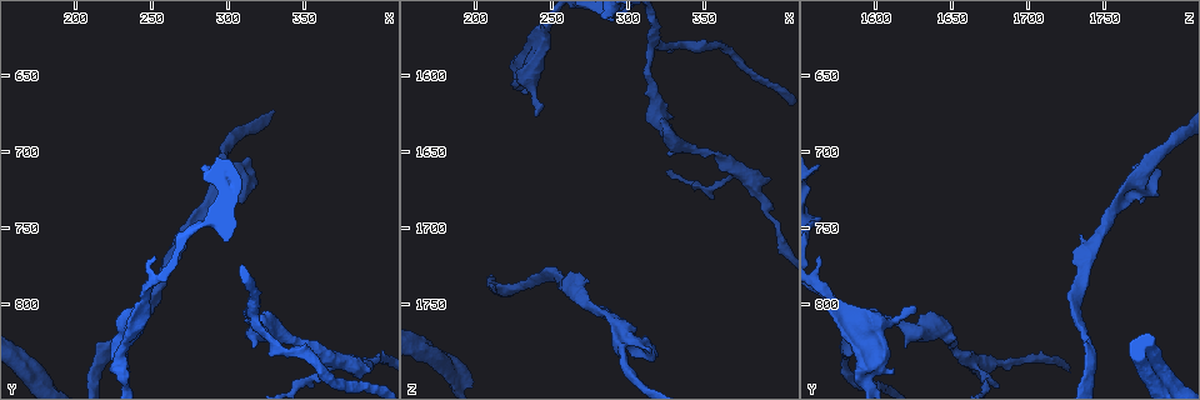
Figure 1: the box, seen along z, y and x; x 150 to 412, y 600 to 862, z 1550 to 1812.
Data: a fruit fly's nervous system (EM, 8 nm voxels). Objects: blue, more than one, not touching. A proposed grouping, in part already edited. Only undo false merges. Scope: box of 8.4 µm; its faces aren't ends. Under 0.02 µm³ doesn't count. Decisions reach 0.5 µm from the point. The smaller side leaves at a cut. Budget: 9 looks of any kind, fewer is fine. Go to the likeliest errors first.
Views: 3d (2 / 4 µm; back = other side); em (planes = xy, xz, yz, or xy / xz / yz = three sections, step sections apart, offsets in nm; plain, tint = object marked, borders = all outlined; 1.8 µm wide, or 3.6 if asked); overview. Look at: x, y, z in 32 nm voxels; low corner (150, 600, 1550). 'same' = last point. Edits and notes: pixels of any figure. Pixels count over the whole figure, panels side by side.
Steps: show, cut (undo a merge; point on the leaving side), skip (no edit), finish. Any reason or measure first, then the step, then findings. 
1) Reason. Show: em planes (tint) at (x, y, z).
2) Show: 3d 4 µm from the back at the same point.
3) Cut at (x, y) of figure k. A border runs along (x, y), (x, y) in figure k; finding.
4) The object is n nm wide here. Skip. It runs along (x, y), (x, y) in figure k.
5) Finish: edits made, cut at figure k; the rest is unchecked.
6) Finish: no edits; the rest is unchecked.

Show: em planes (tint) at (298, 720, 1770).

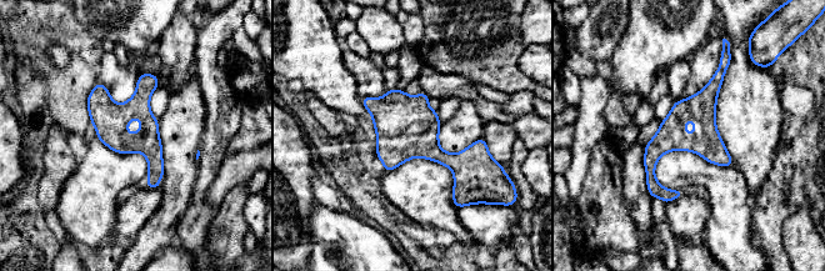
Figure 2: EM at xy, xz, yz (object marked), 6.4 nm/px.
Skip. Continuous, no second neuron.

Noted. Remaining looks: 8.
Show: 3d 2 µm at (372, 838, 1664).

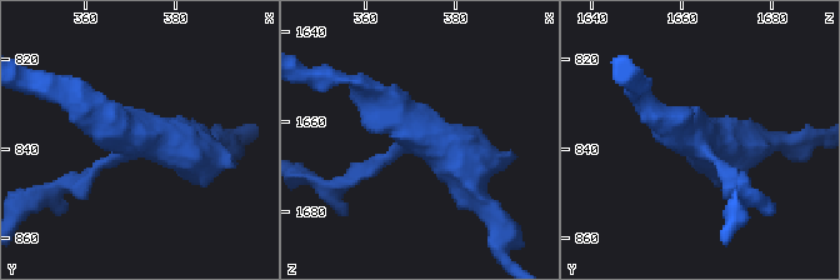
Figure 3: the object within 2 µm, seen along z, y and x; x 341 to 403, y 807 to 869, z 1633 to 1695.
3 arms meet here; shape alone is not enough. Show: em 3.6 µm planes (tint) at (373, 836, 1663).

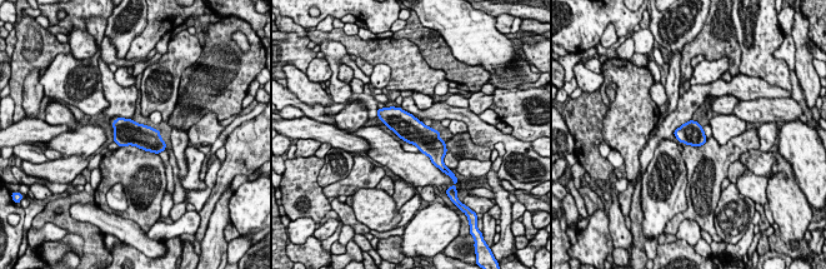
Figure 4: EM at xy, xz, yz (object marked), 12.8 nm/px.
Skip. Continuous, no second neuron.

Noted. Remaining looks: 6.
Three-way junction. Show: 3d 2 µm at (314, 806, 1580).

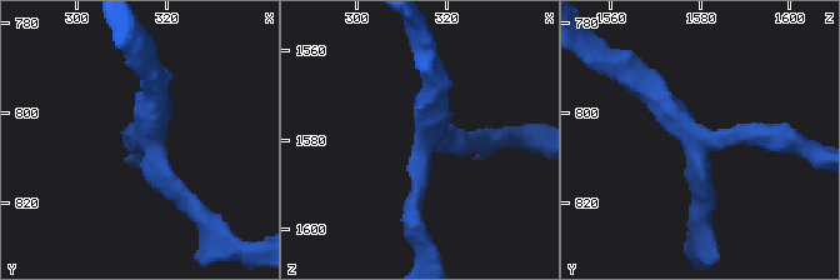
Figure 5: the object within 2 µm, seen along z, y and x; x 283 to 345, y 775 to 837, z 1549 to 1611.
3 arms meet here; shape alone is not enough. Show: em yz step 4 (tint) at (314, 806, 1582).

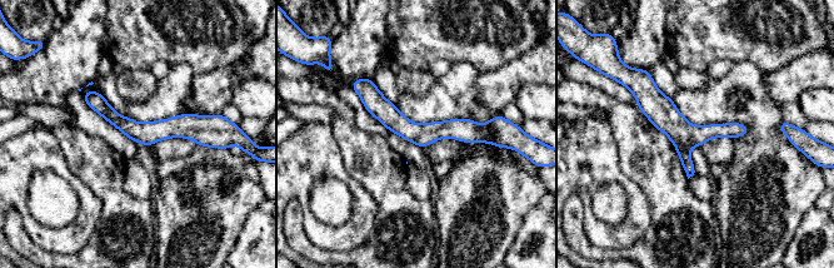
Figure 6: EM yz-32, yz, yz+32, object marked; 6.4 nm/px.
Show: em planes (tint) at the same point.

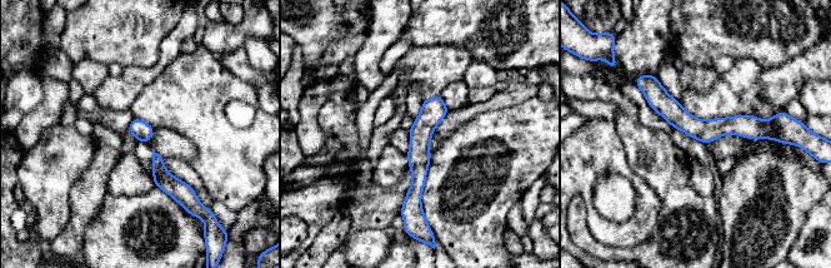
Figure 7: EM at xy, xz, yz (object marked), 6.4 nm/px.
Skip. It runs along (642, 83), (692, 127), (775, 124) in figure 7; one neuron here.

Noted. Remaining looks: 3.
Branch point. Show: 3d 4 µm at (238, 812, 1598).

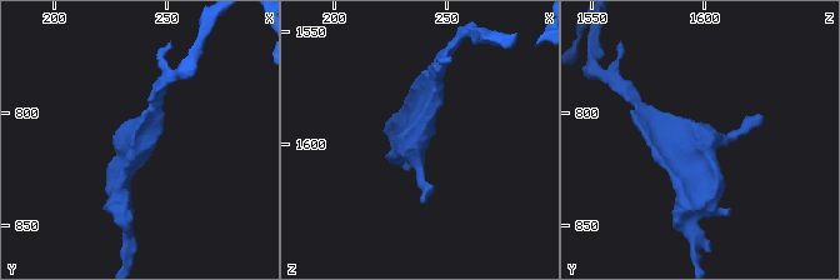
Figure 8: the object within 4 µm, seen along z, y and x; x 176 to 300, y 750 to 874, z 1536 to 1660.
Shape alone is not enough. Show: em yz step 16 (tint) at (235, 812, 1597).

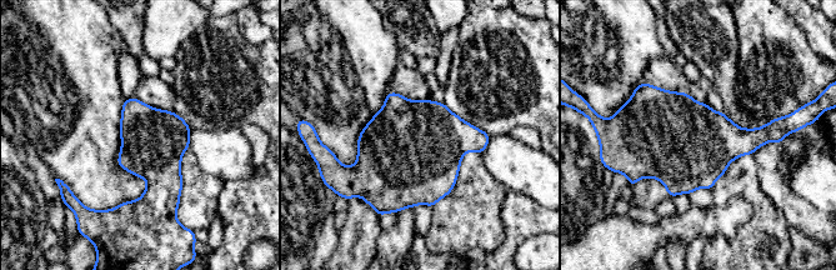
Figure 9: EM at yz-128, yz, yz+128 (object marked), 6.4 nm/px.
The object is 420 nm wide here. Skip. All the same neuron.

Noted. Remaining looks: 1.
Finish: no edits; the rest is unchecked.

